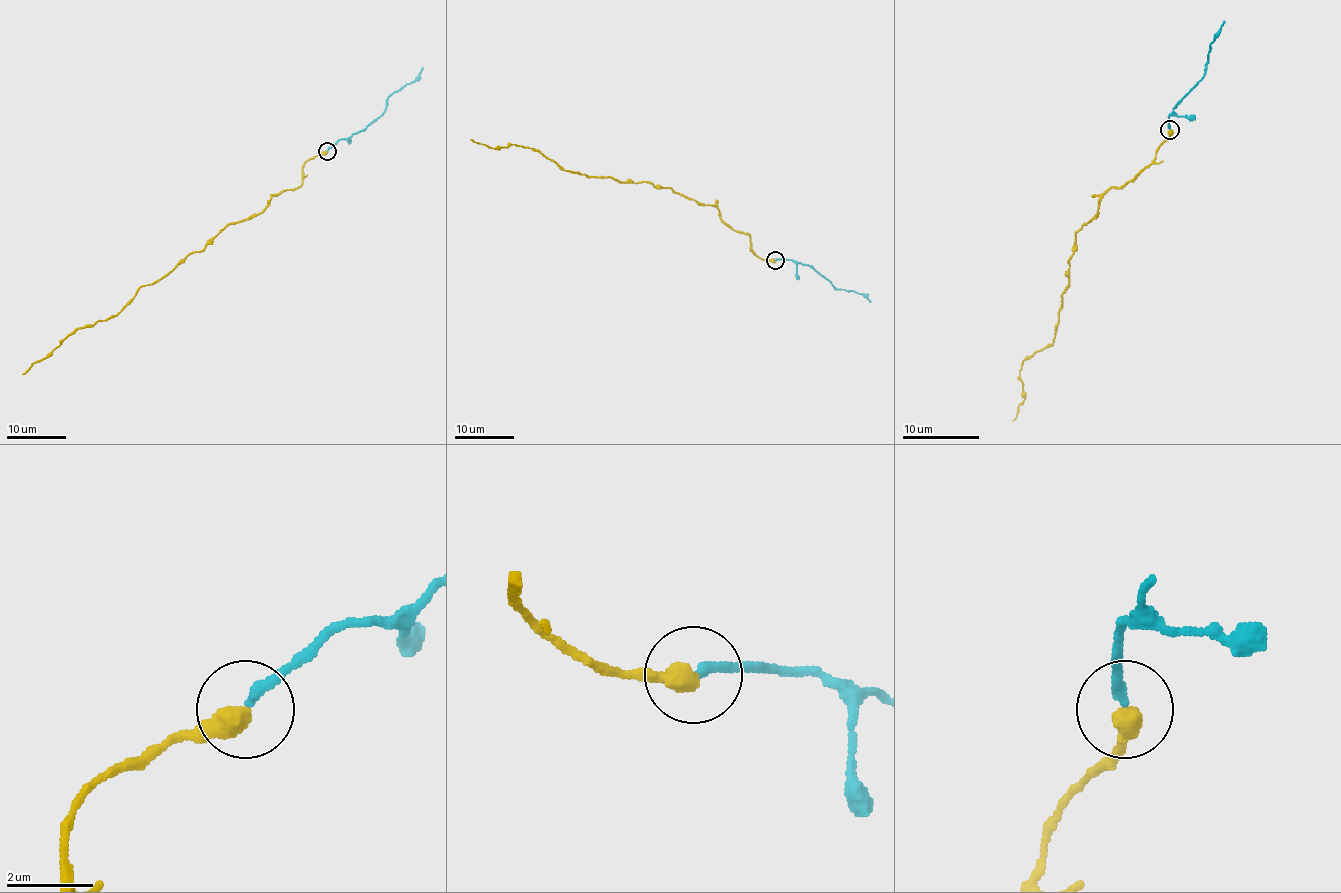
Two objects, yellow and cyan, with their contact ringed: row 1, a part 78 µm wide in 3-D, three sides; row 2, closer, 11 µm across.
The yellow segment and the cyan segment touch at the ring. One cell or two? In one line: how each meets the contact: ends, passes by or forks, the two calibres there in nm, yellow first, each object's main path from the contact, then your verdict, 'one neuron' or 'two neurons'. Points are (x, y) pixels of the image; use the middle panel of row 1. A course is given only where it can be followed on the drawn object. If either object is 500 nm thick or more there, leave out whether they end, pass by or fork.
yellow ends there; cyan ends there; 480 nm thick on the yellow side, 240 nm on the other; yellow runs (774, 260), (758, 257), (751, 237), (733, 230), (714, 205), (648, 181), (567, 171), (537, 151), (471, 139); cyan runs (774, 260), (810, 265), (835, 288), (861, 293), (870, 302); two neurons

